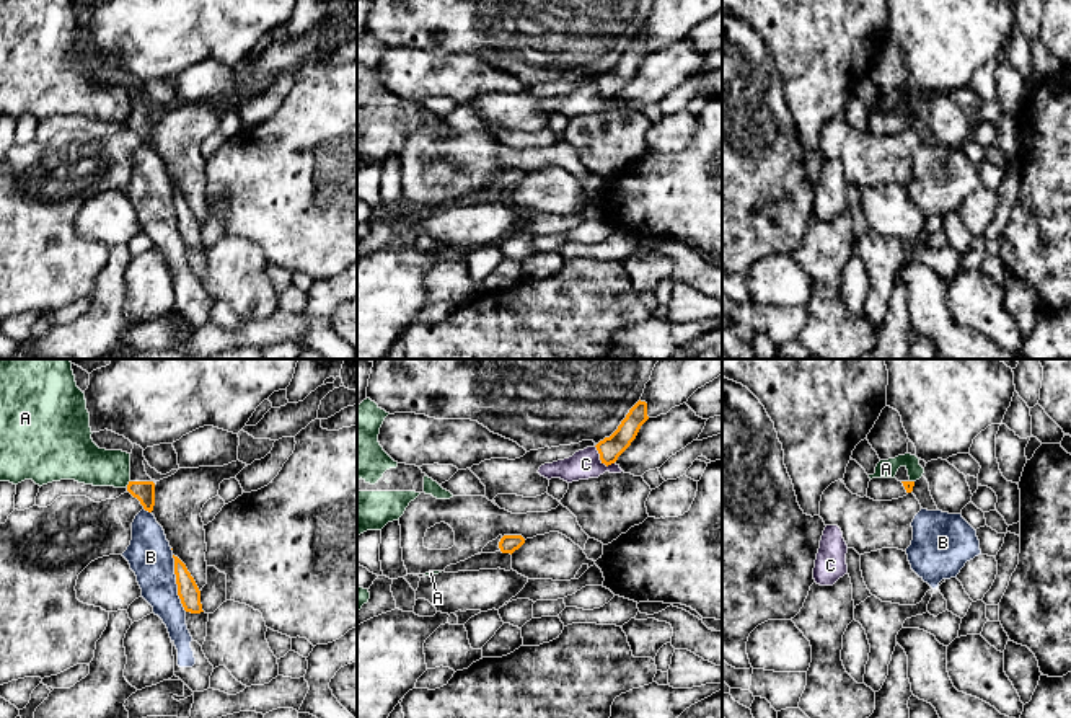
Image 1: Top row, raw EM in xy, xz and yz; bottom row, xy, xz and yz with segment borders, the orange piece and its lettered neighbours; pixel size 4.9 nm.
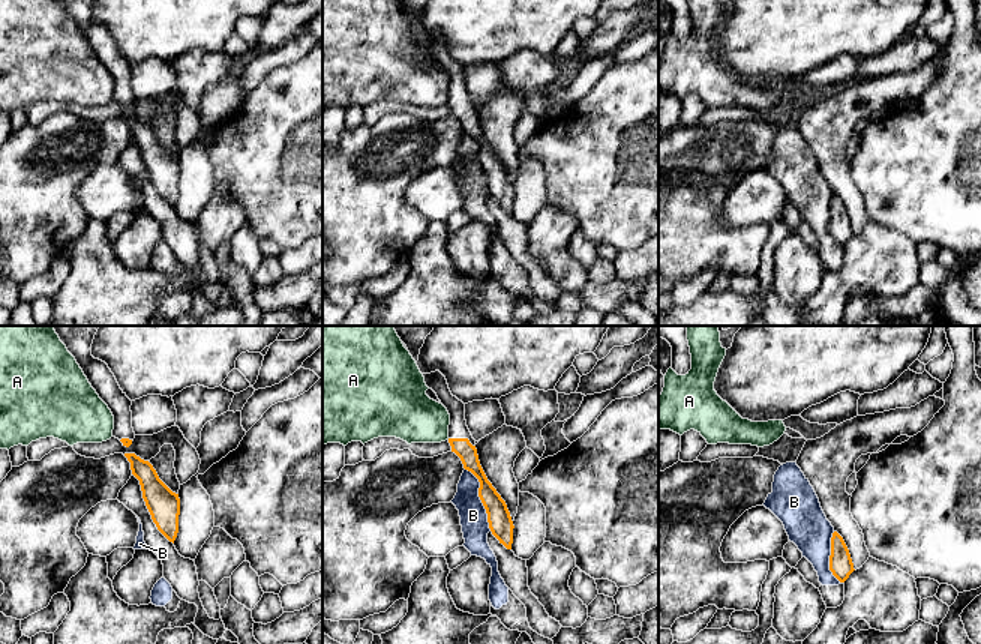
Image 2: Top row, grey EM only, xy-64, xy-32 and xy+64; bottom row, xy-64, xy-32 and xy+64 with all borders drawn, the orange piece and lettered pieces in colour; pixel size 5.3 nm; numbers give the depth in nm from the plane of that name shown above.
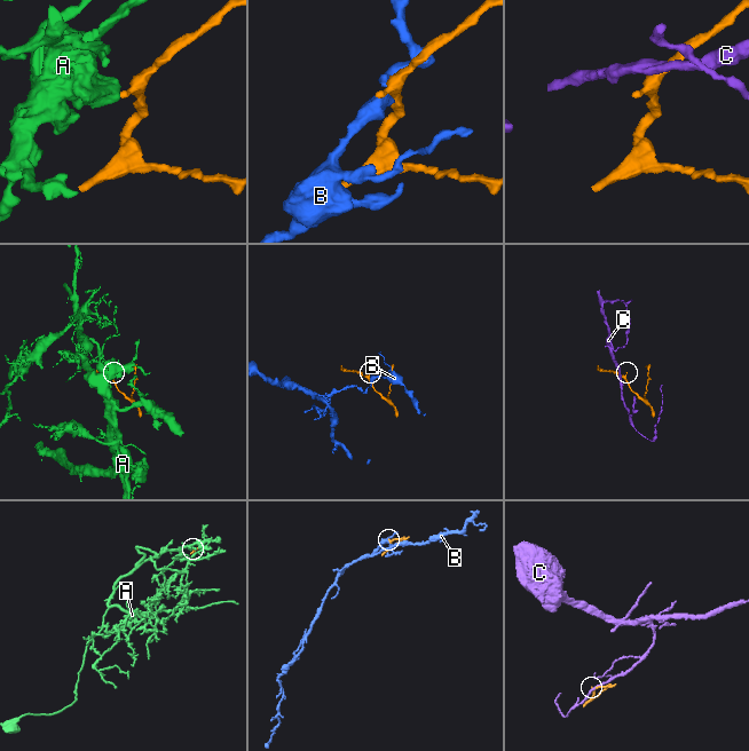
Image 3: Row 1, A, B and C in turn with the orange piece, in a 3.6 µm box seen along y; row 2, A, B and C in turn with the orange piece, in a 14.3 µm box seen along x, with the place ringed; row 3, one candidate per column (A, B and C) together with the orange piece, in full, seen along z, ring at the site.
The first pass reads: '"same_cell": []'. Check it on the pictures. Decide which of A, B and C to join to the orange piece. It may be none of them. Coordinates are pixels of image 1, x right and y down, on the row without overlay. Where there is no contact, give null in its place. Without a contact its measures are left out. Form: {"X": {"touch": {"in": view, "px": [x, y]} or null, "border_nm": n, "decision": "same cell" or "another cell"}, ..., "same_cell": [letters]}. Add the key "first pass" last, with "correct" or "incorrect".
{"A": {"touch": {"in": "xy", "px": [129, 118]}, "border_nm": 40, "decision": "another cell"}, "B": {"touch": {"in": "xy", "px": [176, 217]}, "border_nm": 280, "decision": "another cell"}, "C": {"touch": {"in": "xz", "px": [600, 93]}, "border_nm": 140, "decision": "another cell"}, "same_cell": [], "first pass": "correct"}

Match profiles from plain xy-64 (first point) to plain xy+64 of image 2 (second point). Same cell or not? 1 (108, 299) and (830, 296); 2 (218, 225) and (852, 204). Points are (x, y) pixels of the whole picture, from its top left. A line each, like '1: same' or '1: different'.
1: different
2: different

